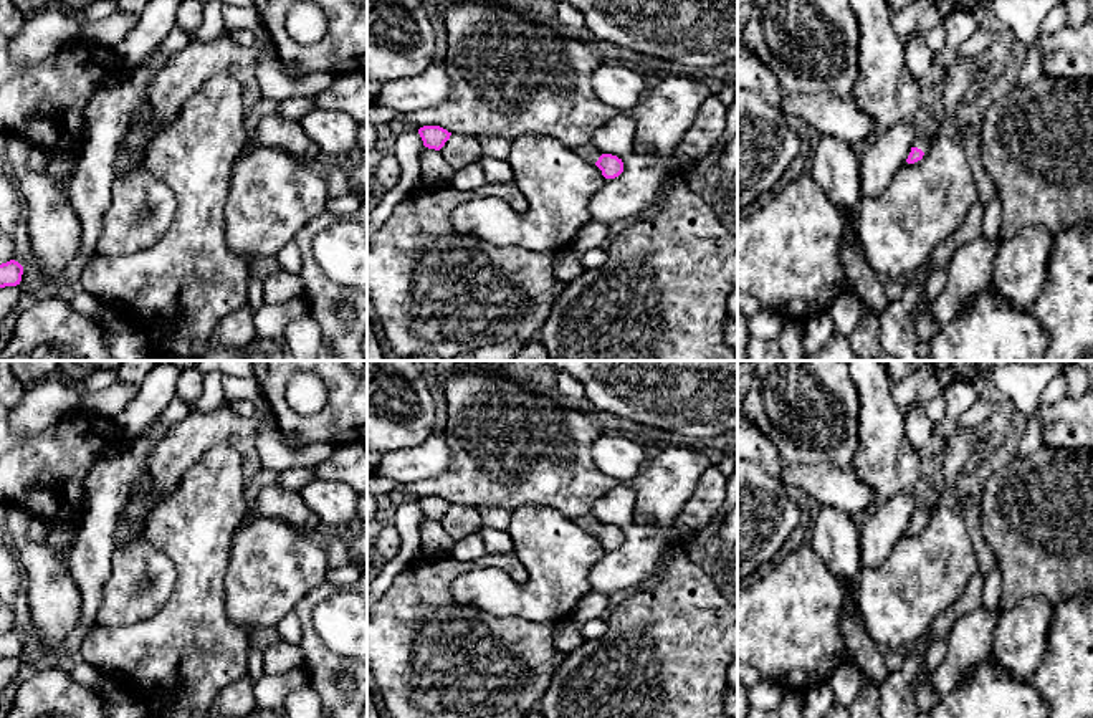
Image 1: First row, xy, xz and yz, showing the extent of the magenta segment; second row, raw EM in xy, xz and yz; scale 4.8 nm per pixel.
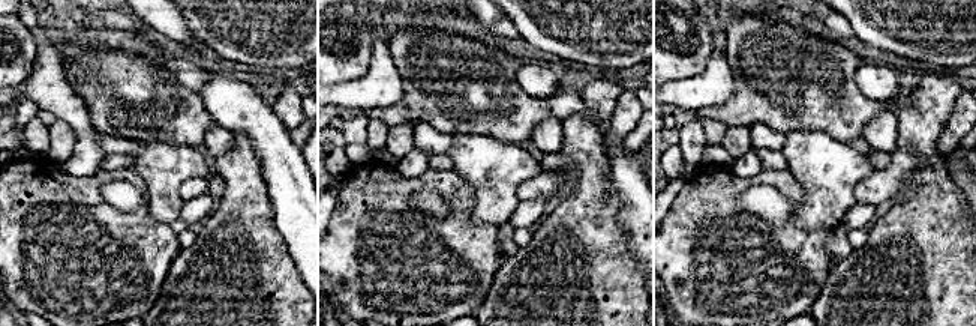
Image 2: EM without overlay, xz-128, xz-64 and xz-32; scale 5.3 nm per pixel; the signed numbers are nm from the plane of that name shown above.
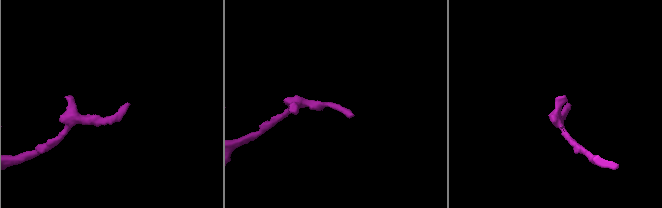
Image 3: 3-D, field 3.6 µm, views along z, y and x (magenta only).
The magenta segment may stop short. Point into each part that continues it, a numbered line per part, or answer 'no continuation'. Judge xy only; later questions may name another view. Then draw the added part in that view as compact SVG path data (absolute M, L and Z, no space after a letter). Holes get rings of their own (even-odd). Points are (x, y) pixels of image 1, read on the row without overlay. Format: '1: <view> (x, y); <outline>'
no continuation

